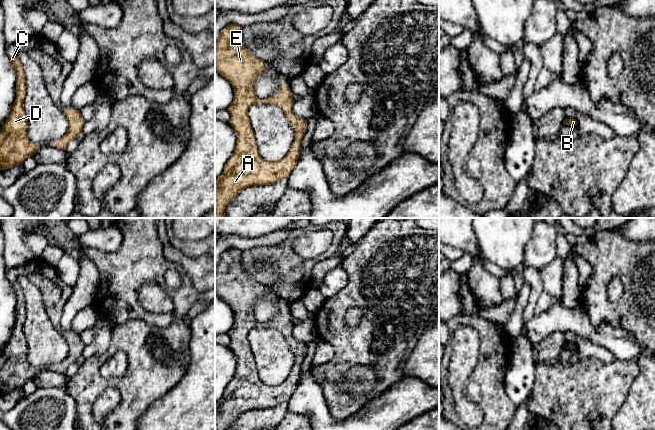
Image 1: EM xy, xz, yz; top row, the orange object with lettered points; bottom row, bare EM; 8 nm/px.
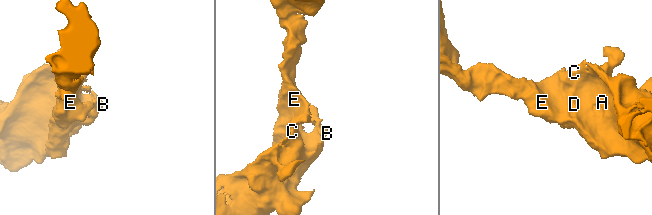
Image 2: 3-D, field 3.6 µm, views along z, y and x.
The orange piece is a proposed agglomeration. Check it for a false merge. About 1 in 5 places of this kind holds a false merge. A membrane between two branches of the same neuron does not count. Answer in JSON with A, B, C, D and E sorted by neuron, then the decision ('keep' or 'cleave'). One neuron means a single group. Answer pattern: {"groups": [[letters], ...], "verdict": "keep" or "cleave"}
{"groups": [["A", "B", "C", "D", "E"]], "verdict": "keep"}

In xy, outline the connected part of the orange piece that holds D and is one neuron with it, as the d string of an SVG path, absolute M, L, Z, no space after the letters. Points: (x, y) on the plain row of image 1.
M9 279L9 282L16 294L16 323L0 355L0 395L23 388L41 370L30 365L27 360L28 346L23 332L26 304L22 288L17 279Z

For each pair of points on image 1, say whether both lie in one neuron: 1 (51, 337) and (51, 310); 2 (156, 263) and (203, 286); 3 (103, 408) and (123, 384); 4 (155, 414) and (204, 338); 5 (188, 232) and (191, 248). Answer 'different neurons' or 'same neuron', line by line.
1: different neurons
2: different neurons
3: different neurons
4: same neuron
5: different neurons

